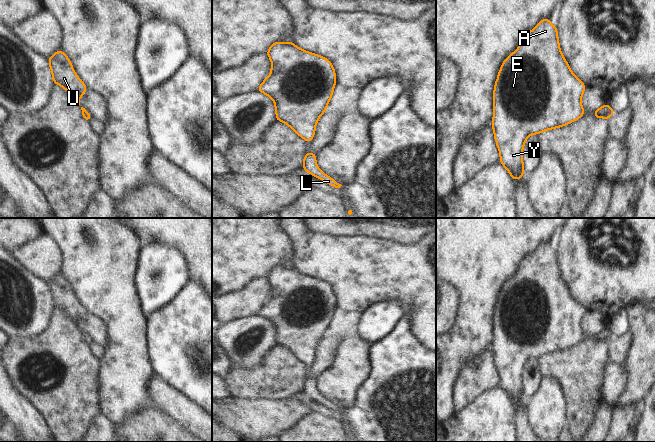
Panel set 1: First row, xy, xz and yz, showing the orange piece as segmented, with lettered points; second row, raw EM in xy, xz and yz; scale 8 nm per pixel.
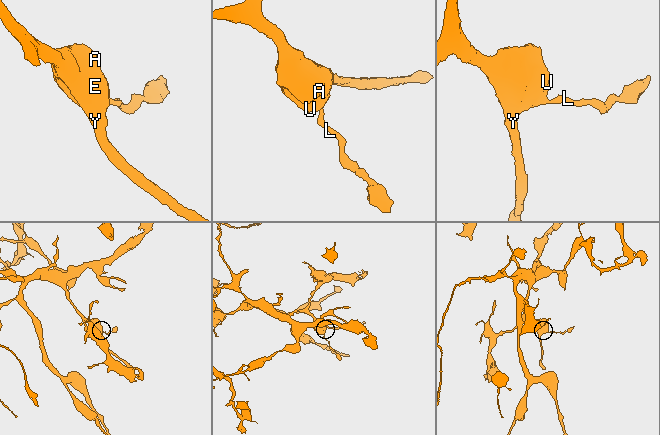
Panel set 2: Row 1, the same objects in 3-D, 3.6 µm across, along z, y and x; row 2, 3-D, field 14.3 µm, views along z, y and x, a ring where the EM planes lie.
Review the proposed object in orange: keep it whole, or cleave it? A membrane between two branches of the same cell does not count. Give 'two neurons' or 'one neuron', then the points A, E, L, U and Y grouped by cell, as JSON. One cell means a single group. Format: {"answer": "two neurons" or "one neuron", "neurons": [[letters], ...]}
{"answer": "one neuron", "neurons": [["A", "E", "L", "U", "Y"]]}

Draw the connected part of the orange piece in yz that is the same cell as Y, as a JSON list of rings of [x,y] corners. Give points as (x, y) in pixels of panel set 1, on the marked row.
[[[549,17],[541,20],[534,29],[524,35],[518,49],[504,60],[494,86],[494,114],[491,126],[500,152],[499,162],[508,170],[512,179],[519,180],[524,174],[522,152],[528,136],[563,127],[585,115],[581,104],[585,88],[585,84],[572,73],[561,53],[557,26],[550,23]]]

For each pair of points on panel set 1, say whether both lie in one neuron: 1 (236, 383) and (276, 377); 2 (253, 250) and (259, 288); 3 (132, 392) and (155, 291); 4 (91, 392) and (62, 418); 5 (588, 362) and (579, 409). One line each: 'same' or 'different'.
1: same
2: different
3: different
4: same
5: same

